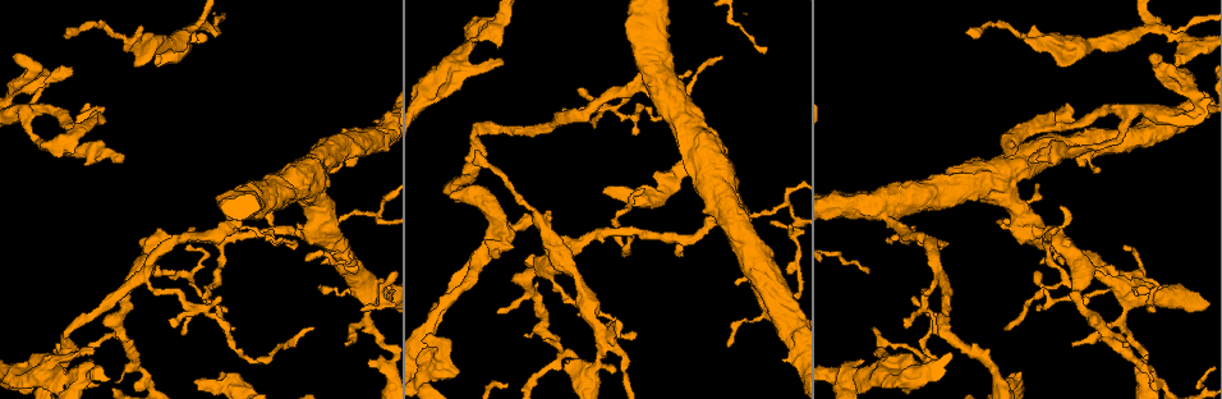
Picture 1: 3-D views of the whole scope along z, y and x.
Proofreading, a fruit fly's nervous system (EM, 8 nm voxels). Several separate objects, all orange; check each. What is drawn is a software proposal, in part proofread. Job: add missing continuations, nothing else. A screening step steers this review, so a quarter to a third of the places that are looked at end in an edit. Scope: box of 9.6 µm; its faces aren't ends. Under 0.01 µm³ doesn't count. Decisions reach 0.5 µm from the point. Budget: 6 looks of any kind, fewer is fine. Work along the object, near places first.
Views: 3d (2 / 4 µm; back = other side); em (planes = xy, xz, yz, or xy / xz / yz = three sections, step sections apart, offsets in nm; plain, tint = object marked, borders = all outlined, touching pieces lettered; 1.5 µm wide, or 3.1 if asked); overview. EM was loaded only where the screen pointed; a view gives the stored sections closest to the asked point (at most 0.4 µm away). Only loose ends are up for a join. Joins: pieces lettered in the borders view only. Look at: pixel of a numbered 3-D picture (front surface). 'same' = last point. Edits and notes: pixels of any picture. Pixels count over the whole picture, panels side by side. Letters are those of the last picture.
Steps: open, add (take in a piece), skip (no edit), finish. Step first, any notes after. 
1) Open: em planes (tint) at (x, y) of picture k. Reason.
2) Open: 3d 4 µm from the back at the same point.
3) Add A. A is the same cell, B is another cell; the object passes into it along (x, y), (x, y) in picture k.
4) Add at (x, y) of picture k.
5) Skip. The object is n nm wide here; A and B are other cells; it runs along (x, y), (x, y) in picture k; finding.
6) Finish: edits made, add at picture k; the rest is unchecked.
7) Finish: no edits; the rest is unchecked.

Open: 3d 2 µm at (501, 61) of picture 1. Branch stops here.

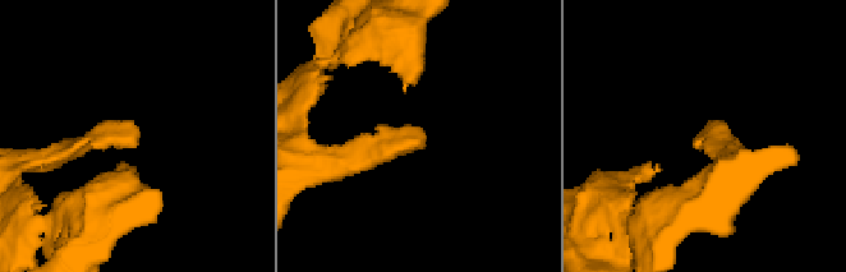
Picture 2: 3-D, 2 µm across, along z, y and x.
Open: em 3.1 µm xy step 8 (borders) at (139, 137) of picture 2.

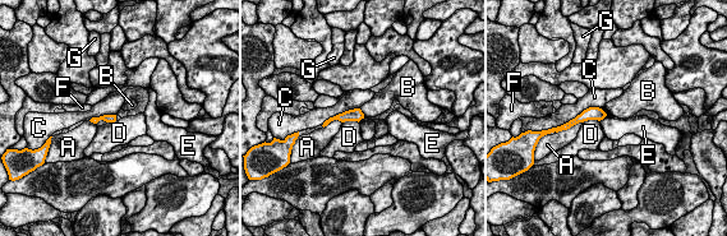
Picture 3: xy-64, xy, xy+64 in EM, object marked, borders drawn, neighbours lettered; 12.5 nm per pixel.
Open: em 3.1 µm planes (borders) at the same point. Cut it another way.

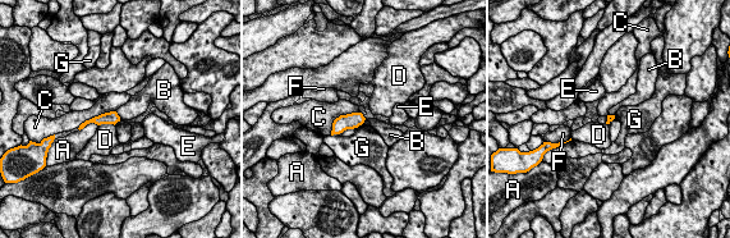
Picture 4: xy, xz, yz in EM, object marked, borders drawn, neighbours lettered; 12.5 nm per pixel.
Skip. The longest contact is with C, 480 nm; A, B, C, D, E, F and G are other cells; no lettered piece goes on from it.

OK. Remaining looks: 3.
Open: 3d 4 µm at (606, 191) of picture 1. Branch stops here.

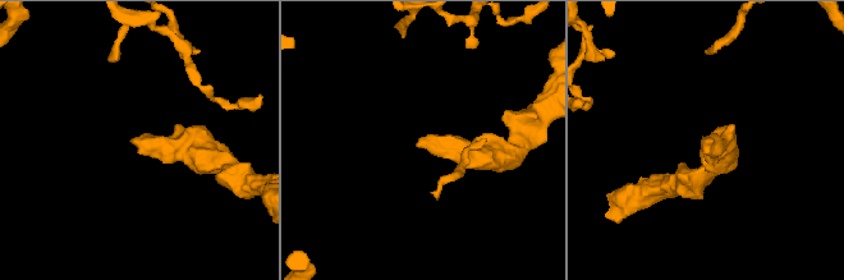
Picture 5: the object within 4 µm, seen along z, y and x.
Open: em planes (borders) at (131, 142) of picture 5. Now the EM.

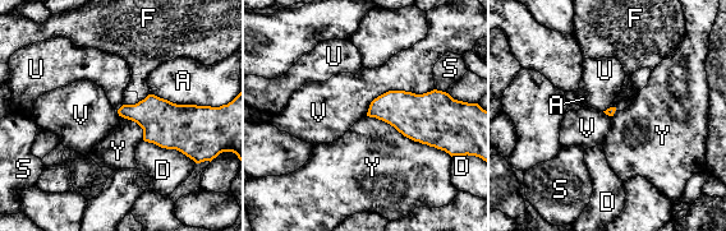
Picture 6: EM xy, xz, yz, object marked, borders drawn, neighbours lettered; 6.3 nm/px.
Skip. A, D, F, S, U, V and Y are other cells; no lettered piece goes on from it.

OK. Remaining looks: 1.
Finish: no edits; the rest is unchecked.

